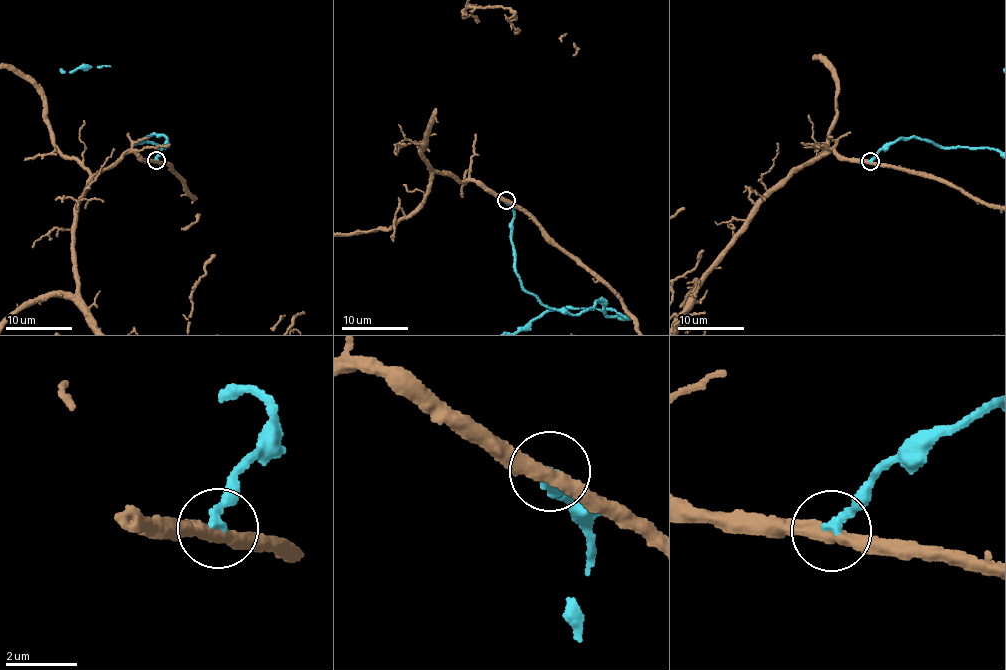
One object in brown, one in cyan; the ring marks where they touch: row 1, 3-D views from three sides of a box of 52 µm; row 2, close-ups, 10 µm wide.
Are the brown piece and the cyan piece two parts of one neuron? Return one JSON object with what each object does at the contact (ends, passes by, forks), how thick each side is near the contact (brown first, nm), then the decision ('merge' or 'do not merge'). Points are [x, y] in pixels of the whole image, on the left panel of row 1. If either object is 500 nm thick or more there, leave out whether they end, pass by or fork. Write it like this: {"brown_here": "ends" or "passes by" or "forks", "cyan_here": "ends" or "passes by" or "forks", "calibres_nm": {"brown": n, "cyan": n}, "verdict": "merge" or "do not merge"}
{"brown_here": "passes by", "cyan_here": "ends", "calibres_nm": {"brown": 380, "cyan": 280}, "verdict": "do not merge"}

